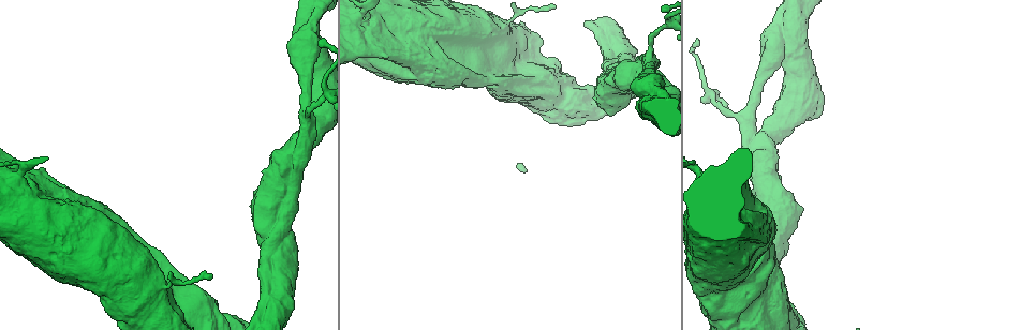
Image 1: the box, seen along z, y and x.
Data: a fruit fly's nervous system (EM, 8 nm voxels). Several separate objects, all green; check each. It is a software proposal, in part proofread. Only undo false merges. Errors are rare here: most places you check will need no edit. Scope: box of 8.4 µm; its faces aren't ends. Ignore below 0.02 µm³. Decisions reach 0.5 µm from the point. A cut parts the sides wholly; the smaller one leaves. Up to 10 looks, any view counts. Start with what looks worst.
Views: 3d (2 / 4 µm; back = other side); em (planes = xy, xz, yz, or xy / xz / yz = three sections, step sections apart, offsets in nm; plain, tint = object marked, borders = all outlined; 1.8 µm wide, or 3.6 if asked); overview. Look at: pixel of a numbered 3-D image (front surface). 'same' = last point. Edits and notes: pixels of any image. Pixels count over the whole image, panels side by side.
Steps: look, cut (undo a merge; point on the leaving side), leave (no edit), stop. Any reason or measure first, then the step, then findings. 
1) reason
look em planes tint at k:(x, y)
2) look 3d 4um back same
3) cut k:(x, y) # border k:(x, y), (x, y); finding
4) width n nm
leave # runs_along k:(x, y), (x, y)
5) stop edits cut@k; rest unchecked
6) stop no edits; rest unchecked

look em 3.6um planes tint at 1:(18, 178)

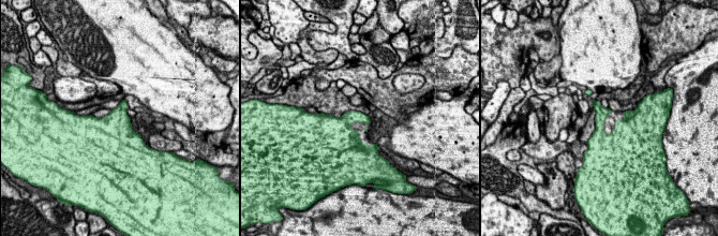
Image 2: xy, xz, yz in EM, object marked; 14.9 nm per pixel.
leave # runs_along 2:(631, 116), (610, 141), (589, 145); one cell here

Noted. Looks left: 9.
thin arm on a thick one
look 3d 4um at 1:(750, 134)

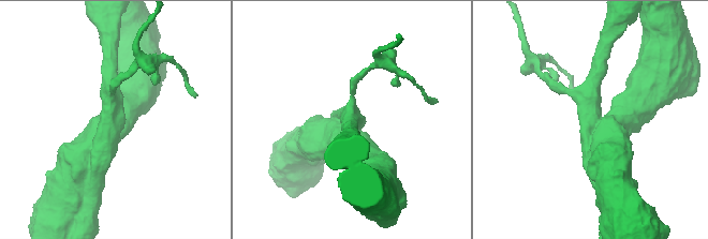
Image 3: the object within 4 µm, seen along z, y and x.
arms 3; arm_widths 170, 600, 600 nm
look em 3.6um planes borders at 3:(594, 121)

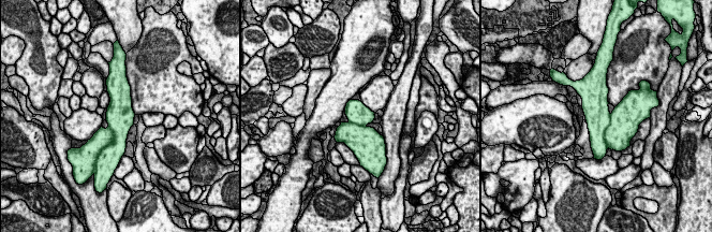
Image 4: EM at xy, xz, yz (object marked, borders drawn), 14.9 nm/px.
leave # all the same cell

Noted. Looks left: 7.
calibre changes
look em 3.6um xy step 16 tint at 1:(781, 50)

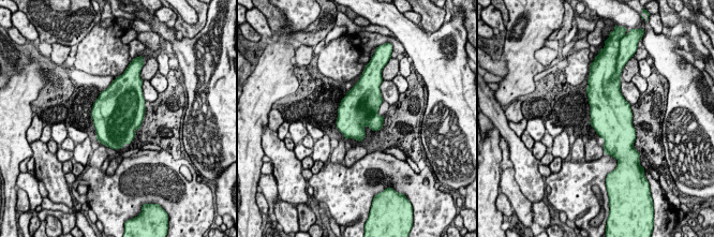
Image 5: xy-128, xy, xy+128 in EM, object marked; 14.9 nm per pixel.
leave # all the same cell

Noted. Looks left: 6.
closes a loop
look em 3.6um planes plain at 1:(454, 59)

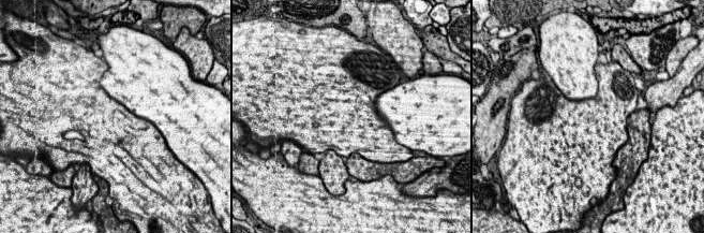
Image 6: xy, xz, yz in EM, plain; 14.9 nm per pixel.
where the object lies
look em 3.6um planes tint same

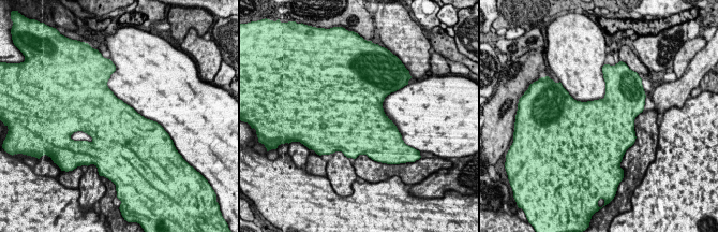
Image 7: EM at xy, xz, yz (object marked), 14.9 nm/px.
leave # one cell here

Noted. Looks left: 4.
stop no edits; rest unchecked

